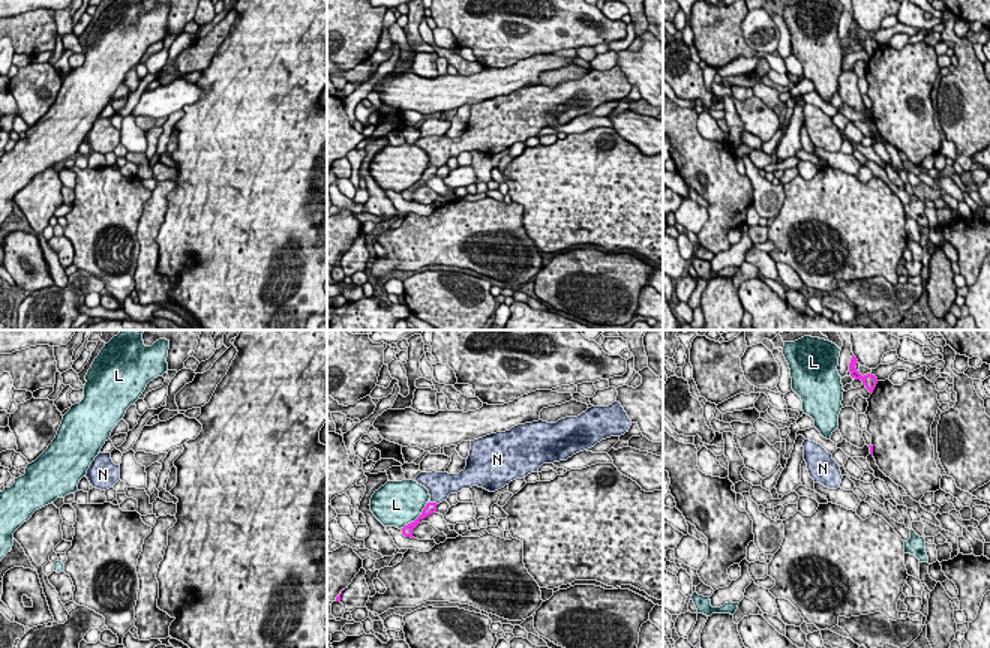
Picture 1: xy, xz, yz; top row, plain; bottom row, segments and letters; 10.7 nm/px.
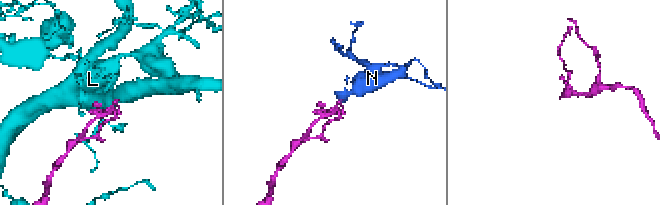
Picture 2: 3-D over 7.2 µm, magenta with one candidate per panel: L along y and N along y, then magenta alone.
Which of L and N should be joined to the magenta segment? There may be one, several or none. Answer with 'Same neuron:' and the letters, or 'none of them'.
Same neuron: N

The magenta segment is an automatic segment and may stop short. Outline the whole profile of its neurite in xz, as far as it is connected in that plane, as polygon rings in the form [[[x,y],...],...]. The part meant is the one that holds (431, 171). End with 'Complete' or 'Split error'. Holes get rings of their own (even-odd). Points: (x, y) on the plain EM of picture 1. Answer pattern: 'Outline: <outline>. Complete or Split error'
Outline: [[[614,66],[609,70],[591,70],[578,81],[566,81],[556,87],[548,87],[543,84],[518,88],[506,96],[496,96],[483,102],[471,105],[470,120],[466,130],[459,138],[448,136],[420,136],[414,146],[424,150],[429,154],[430,165],[423,172],[422,178],[411,188],[402,192],[405,201],[412,201],[412,194],[422,183],[436,176],[436,170],[447,165],[450,158],[458,158],[462,153],[472,150],[483,152],[489,156],[495,156],[516,142],[524,142],[531,136],[537,136],[543,128],[554,128],[567,124],[573,118],[594,111],[602,104],[610,100],[621,100],[628,96],[632,84],[621,70],[620,66]]]. Split error

